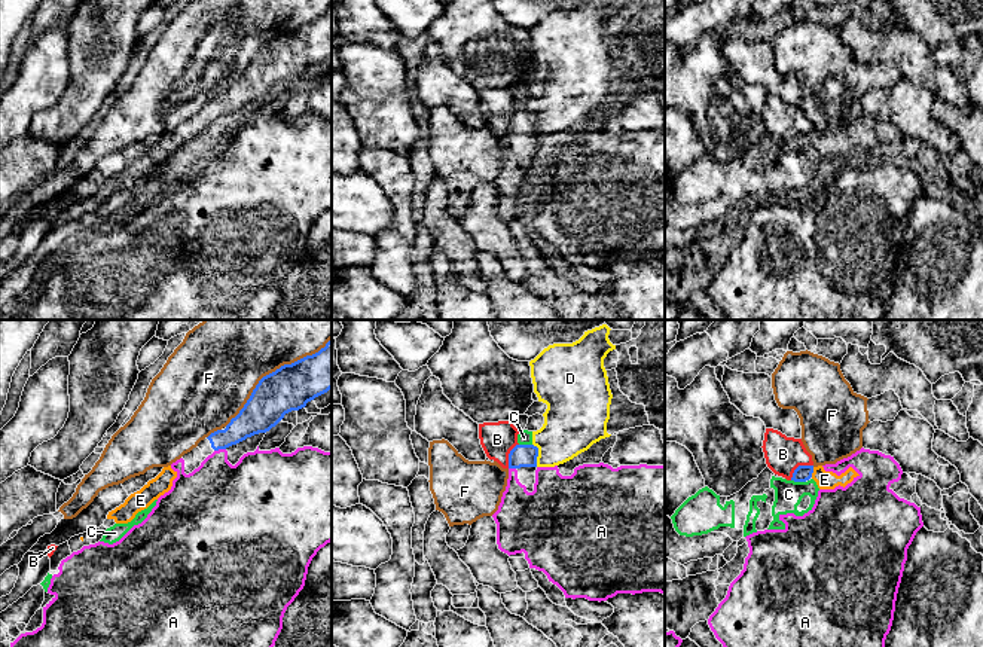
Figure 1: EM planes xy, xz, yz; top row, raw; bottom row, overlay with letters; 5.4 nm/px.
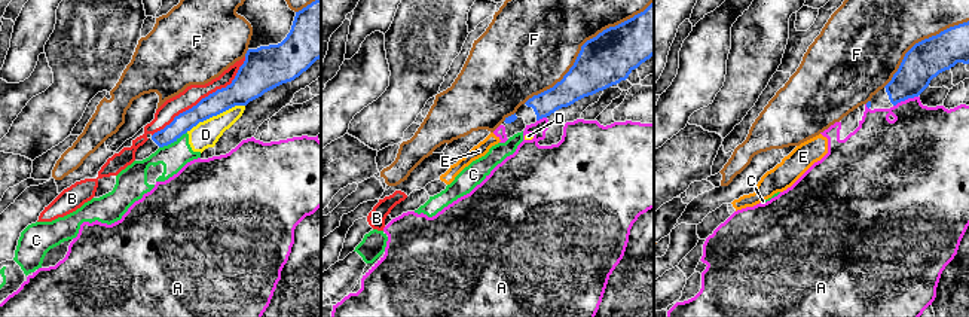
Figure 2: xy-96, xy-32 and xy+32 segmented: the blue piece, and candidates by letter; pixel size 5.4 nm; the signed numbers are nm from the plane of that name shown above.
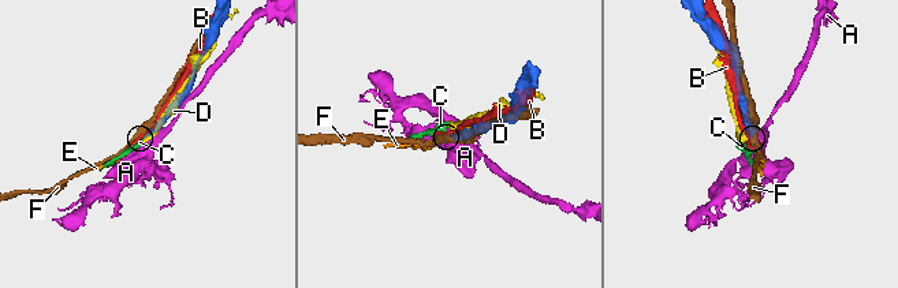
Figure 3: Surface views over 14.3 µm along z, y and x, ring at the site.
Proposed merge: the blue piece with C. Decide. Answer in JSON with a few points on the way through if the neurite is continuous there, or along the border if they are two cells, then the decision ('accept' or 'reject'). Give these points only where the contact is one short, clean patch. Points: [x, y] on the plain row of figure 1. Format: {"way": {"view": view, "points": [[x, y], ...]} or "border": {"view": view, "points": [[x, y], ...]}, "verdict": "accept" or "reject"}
{"border": {"view": "yz", "points": [[791, 146], [805, 149]]}, "verdict": "reject"}

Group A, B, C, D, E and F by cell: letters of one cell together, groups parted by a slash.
A / B / C D / E / F

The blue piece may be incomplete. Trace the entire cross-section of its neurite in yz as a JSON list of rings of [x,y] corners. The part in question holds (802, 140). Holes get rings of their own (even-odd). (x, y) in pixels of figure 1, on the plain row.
[[[799,132],[791,147],[794,149],[806,149],[810,144],[816,149],[819,156],[834,156],[836,153],[846,153],[851,150],[857,143],[860,143],[852,134],[849,134],[845,140],[837,143],[833,138],[825,138],[822,132]]]

